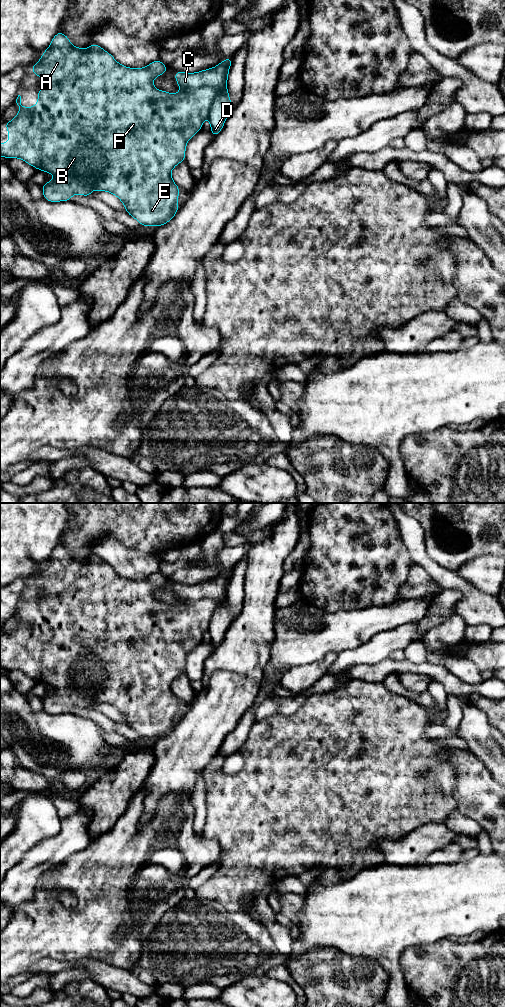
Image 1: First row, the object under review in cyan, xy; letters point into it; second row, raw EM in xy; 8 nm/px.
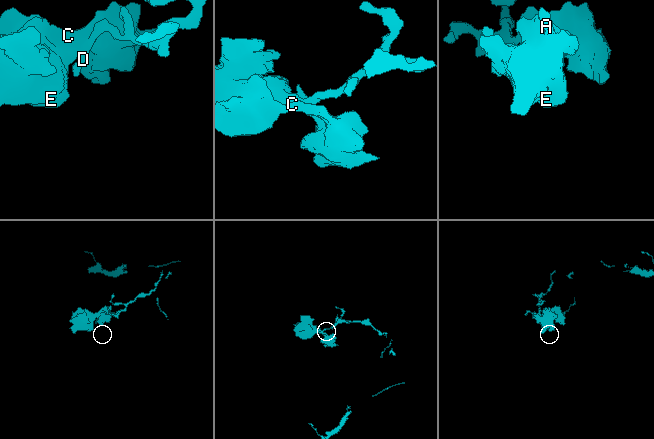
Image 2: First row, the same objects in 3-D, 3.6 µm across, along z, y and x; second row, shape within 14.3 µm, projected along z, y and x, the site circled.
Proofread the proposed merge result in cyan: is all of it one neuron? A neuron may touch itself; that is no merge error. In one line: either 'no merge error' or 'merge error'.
merge error

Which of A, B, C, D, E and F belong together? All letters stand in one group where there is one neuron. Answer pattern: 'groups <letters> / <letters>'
groups A B C E F / D

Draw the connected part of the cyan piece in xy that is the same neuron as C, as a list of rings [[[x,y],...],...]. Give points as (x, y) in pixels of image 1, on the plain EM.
[[[58,544],[52,551],[50,558],[44,563],[39,574],[32,577],[31,583],[41,589],[44,593],[43,600],[38,603],[37,616],[31,620],[21,618],[21,608],[18,607],[16,615],[19,618],[17,628],[5,635],[8,641],[7,655],[0,655],[0,668],[6,671],[19,670],[37,682],[54,687],[52,693],[42,697],[43,710],[50,714],[70,713],[73,706],[91,708],[92,702],[106,703],[117,708],[123,715],[127,725],[135,730],[142,738],[162,738],[168,735],[178,723],[178,708],[180,700],[171,689],[173,680],[185,673],[185,663],[187,654],[202,640],[202,635],[208,630],[211,616],[214,610],[223,602],[227,601],[228,585],[232,575],[231,569],[225,571],[217,578],[195,585],[176,584],[174,589],[181,603],[170,606],[167,603],[158,602],[153,597],[153,592],[167,583],[167,578],[160,572],[151,574],[143,580],[129,580],[118,575],[114,569],[97,556],[91,556],[88,560],[82,561],[71,556],[68,549],[62,544]]]

